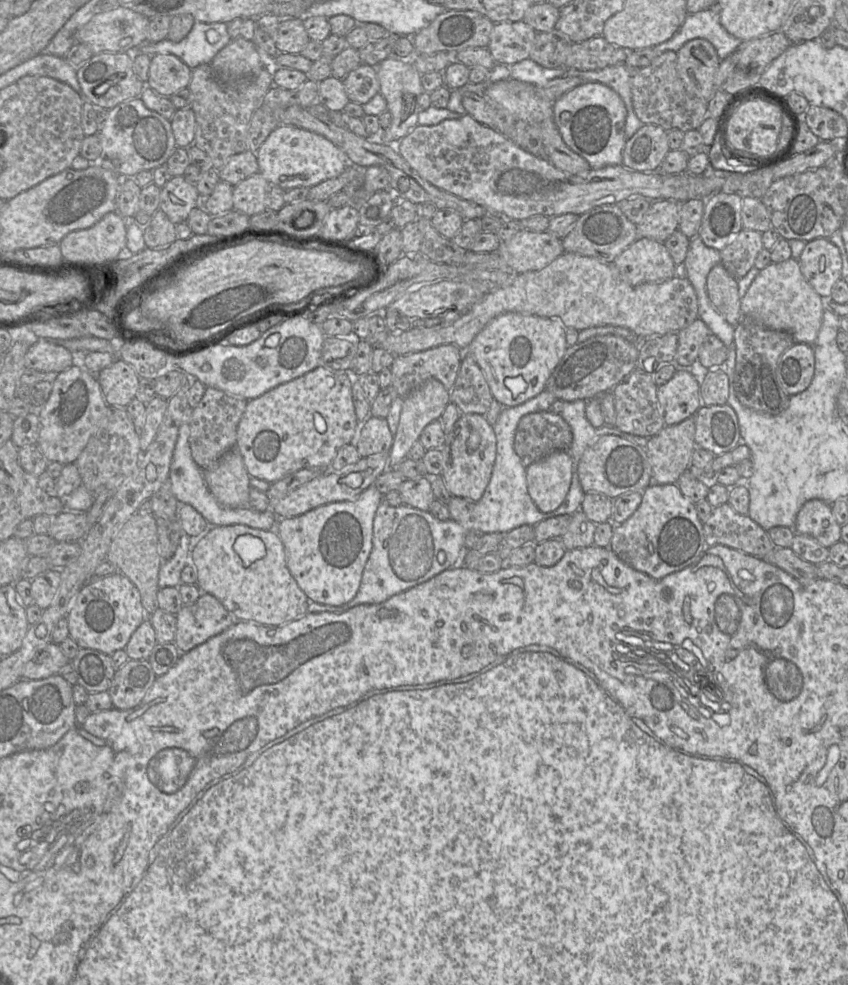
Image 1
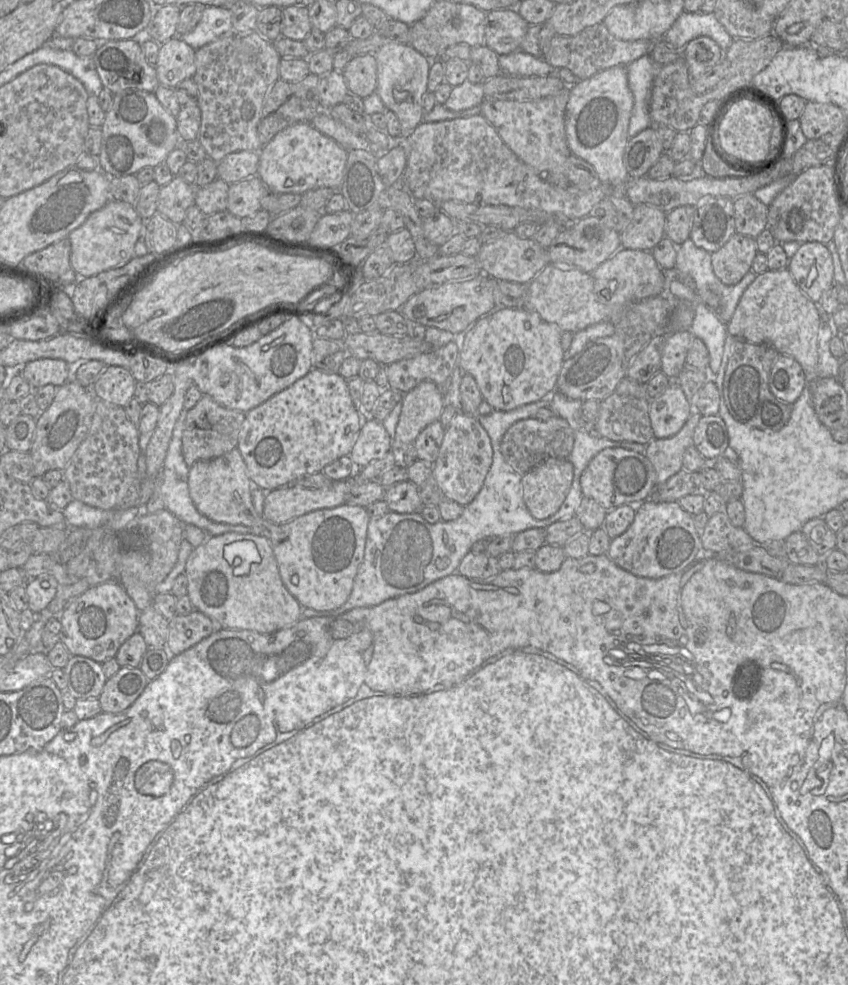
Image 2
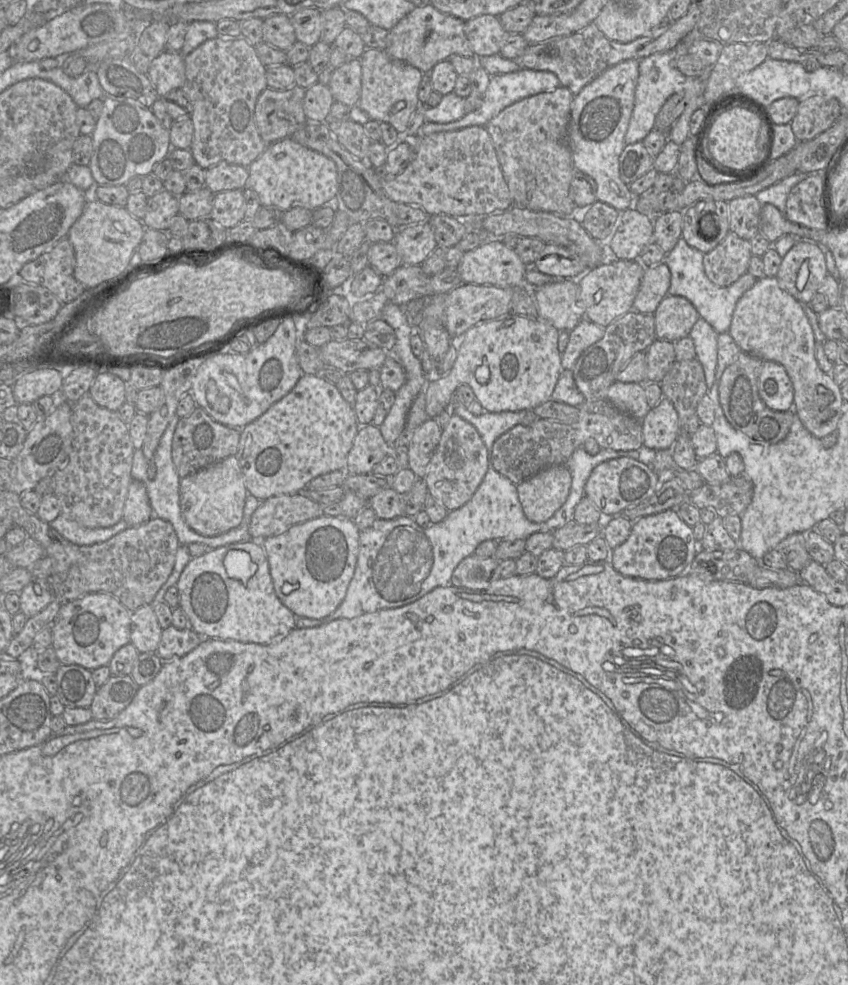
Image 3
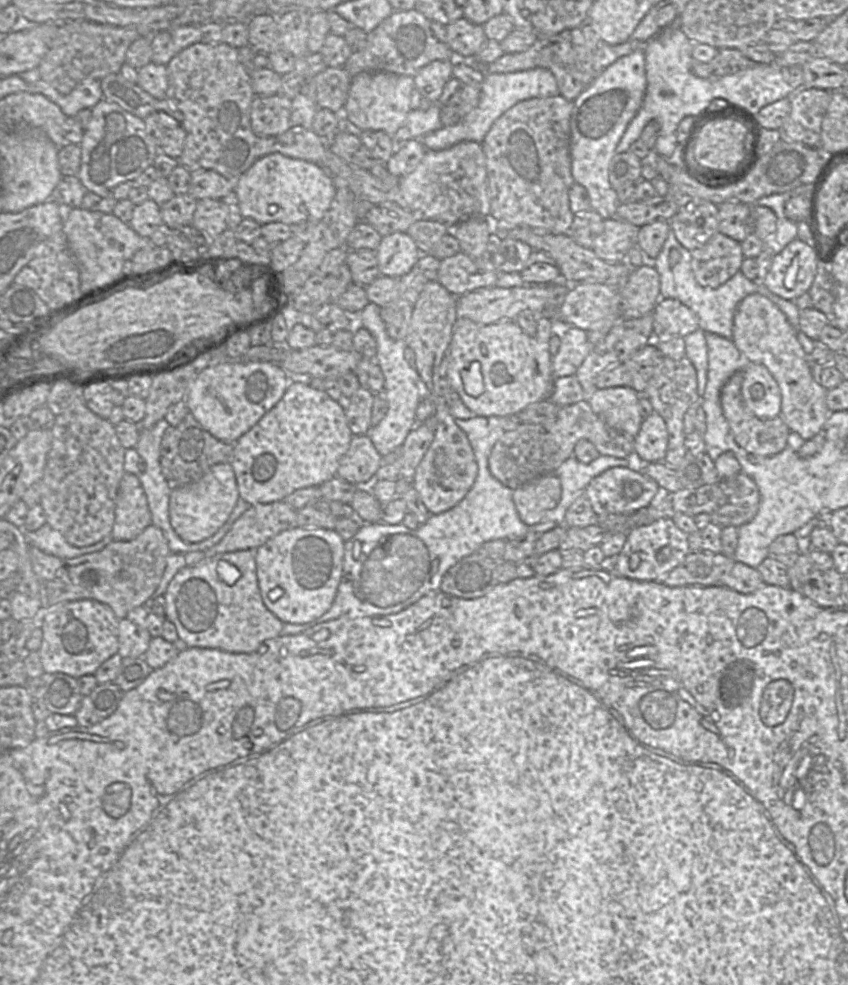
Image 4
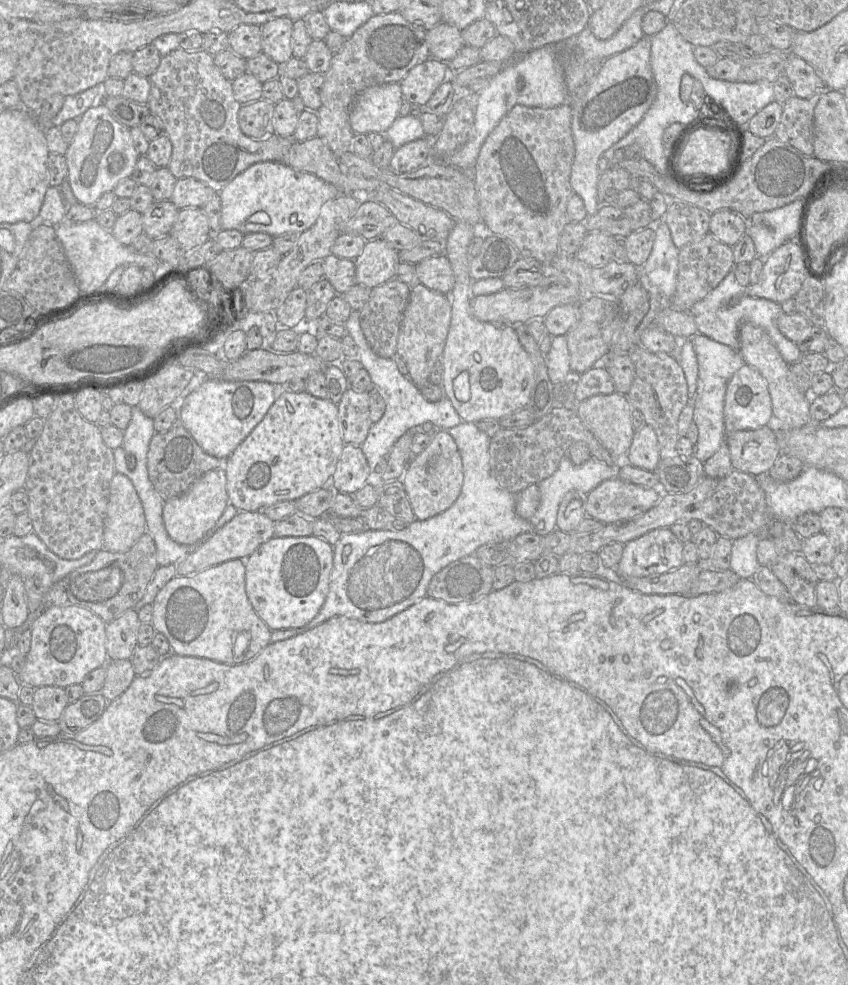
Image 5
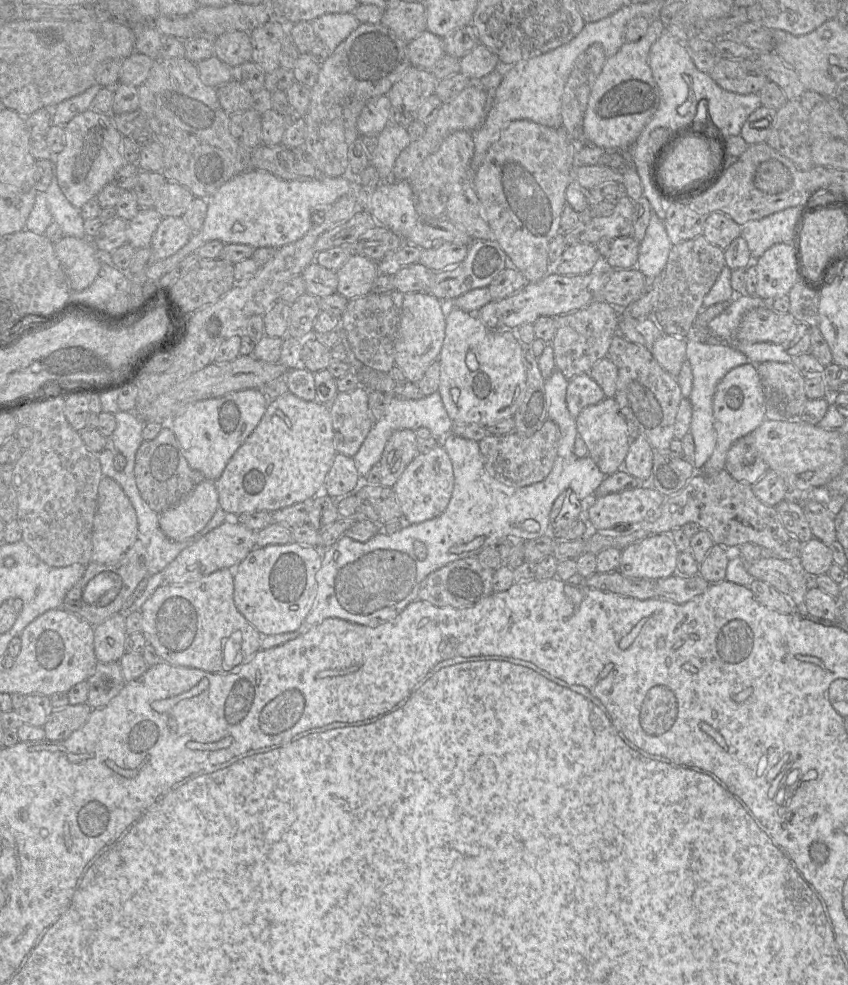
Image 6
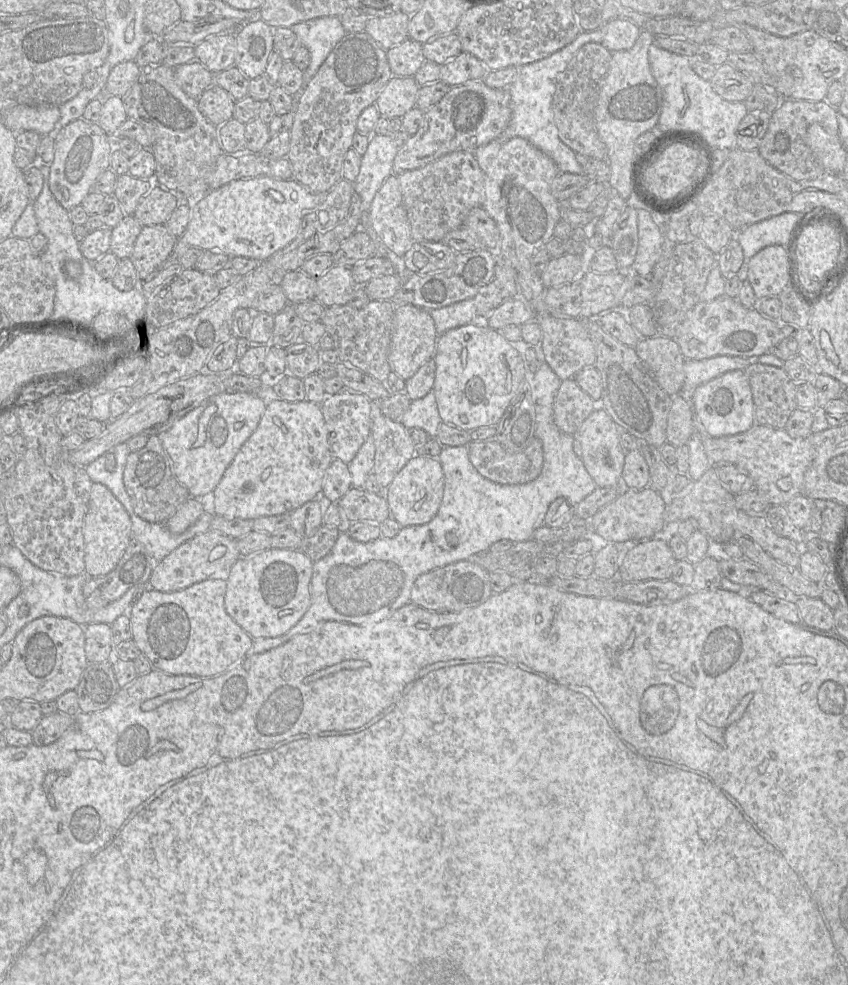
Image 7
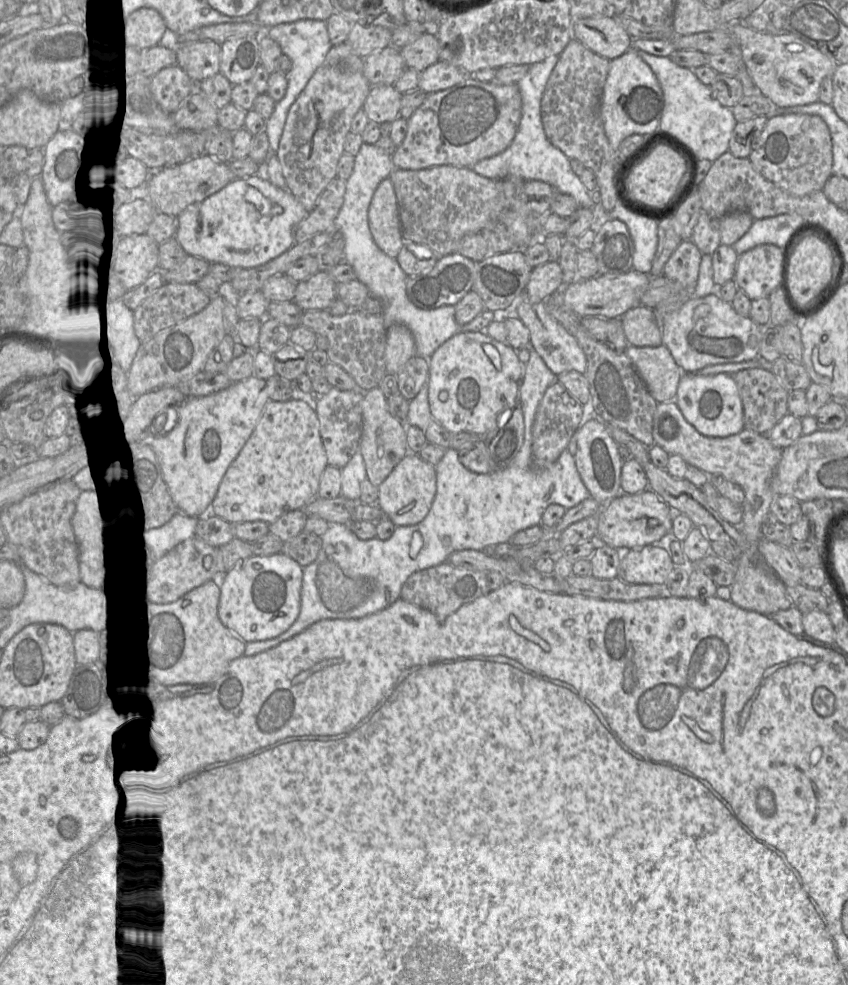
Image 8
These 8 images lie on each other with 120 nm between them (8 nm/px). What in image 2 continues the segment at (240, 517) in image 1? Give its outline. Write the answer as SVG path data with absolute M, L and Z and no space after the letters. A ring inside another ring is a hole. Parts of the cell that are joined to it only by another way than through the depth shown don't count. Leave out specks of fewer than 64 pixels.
M183 409L174 427L173 435L168 447L167 455L162 467L163 482L161 485L161 494L164 500L165 509L170 511L182 524L193 524L203 529L209 536L218 536L227 532L237 532L242 534L263 534L261 528L250 527L242 524L232 525L227 523L214 522L202 515L195 507L189 493L188 478L189 467L187 466L182 453L182 436L185 429L187 412Z

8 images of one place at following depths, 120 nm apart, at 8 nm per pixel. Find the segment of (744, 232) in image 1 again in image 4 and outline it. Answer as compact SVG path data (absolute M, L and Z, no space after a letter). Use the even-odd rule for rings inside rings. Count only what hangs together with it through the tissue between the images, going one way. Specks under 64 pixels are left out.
M720 232L691 251L691 267L696 281L705 287L718 287L740 271L744 260L741 242Z

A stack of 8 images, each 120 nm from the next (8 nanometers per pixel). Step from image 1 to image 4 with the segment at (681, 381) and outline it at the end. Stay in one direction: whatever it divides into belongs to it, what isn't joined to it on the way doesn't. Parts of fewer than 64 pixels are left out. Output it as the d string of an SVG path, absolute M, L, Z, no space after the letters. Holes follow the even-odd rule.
M653 412L643 420L634 439L634 451L649 462L664 462L668 447L668 431L665 420Z

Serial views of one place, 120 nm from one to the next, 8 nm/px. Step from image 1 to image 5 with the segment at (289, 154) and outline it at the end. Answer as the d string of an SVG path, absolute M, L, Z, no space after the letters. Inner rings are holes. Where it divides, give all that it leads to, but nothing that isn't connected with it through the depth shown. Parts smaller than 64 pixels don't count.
M263 161L255 163L238 174L219 193L221 199L222 230L235 229L243 234L264 232L272 237L278 237L288 232L304 232L309 229L318 219L322 206L329 200L341 194L353 194L361 201L375 200L375 192L381 181L364 178L362 174L345 175L344 193L338 187L328 183L317 176L293 169L282 161Z

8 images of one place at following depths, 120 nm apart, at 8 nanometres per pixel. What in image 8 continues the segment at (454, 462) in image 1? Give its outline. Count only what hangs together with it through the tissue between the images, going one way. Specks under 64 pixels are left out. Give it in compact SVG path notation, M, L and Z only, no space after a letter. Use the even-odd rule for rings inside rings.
M409 452L378 486L378 506L396 526L415 525L428 514L436 494L435 466Z

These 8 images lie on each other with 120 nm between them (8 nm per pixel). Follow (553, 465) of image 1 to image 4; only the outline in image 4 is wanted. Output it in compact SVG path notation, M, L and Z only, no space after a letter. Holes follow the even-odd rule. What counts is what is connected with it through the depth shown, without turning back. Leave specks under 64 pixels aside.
M549 473L514 489L513 501L520 519L527 525L535 525L558 505L561 494L559 477Z

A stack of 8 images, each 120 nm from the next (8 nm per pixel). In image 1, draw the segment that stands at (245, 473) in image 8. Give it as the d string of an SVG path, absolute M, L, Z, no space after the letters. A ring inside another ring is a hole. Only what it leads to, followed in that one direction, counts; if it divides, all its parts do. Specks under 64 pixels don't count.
M319 365L302 376L249 400L237 426L235 444L249 476L274 483L301 469L330 470L338 450L350 444L358 422L352 401L354 379L348 372Z

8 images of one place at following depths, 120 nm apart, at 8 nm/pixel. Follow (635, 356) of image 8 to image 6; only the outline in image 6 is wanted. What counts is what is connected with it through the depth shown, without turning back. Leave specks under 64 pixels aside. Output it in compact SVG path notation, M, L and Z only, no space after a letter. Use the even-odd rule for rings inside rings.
M662 334L648 349L668 373L678 377L686 359L686 346L687 340L678 336Z

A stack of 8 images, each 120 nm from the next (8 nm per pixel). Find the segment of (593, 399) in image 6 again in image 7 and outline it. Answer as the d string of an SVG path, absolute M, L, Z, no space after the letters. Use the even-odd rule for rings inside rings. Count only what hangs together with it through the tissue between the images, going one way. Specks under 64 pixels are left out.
M574 378L562 380L554 399L553 419L561 431L575 434L590 413L601 408L598 406Z

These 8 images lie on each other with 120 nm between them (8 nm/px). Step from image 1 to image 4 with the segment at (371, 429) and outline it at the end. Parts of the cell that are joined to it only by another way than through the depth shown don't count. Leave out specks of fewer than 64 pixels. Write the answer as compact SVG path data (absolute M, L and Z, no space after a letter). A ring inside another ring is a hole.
M353 435L348 450L340 460L336 476L355 484L358 489L368 489L376 479L381 459L368 435Z

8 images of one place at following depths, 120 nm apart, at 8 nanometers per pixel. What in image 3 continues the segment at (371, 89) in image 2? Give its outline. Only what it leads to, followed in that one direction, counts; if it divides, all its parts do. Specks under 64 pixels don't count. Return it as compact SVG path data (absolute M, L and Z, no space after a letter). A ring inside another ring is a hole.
M353 59L332 72L327 84L335 102L347 106L357 105L361 95L362 68L358 59Z

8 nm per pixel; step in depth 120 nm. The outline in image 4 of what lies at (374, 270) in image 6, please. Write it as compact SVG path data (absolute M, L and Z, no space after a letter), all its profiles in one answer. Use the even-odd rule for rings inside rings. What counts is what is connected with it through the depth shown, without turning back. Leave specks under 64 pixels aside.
M406 232L383 236L376 253L381 276L395 278L409 273L422 255Z

